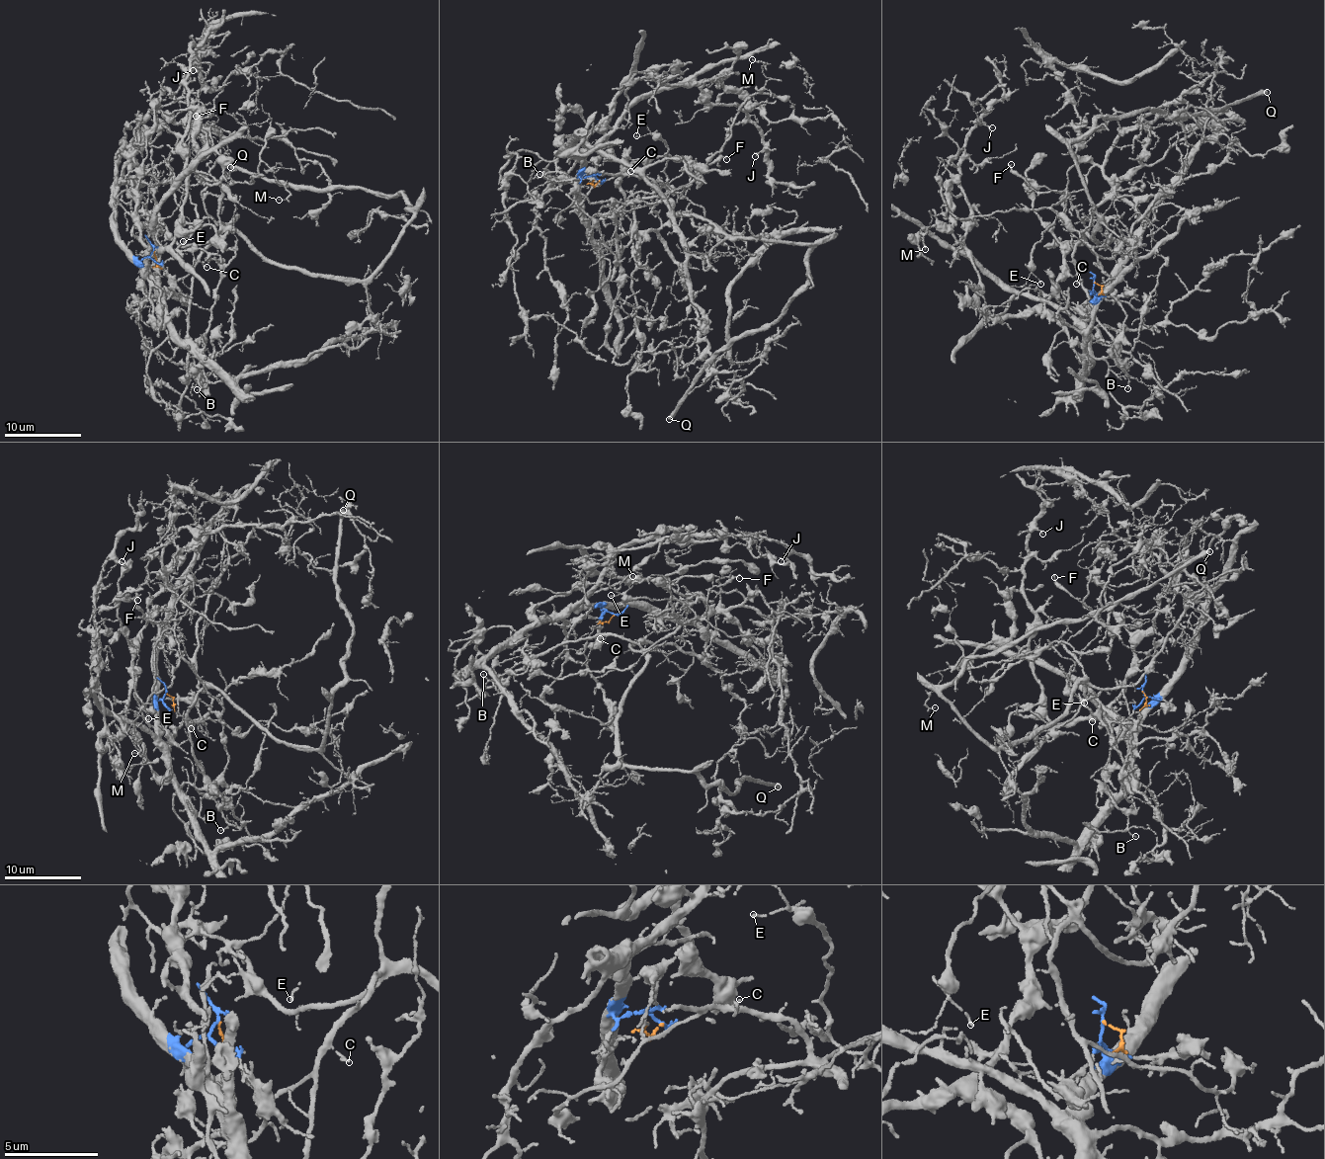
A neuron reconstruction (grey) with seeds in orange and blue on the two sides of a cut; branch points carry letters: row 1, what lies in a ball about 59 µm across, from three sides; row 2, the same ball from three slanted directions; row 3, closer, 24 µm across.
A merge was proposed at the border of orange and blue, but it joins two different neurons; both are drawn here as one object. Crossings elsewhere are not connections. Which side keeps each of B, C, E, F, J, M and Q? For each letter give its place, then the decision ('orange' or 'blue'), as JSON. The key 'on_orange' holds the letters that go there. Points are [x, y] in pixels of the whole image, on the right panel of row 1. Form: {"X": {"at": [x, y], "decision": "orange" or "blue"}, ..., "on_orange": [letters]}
{"B": {"at": [1127, 388], "decision": "blue"}, "C": {"at": [1076, 284], "decision": "orange"}, "E": {"at": [1040, 284], "decision": "orange"}, "F": {"at": [1011, 164], "decision": "orange"}, "J": {"at": [992, 127], "decision": "blue"}, "M": {"at": [925, 249], "decision": "orange"}, "Q": {"at": [1267, 92], "decision": "orange"}, "on_orange": ["C", "E", "F", "M", "Q"]}

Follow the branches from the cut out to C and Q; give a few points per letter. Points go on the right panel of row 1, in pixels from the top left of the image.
C: (1094, 283), (1102, 287), (1099, 294), (1106, 299), (1080, 281), (1075, 284)
Q: (1094, 283), (1106, 299), (1074, 263), (1098, 219), (1071, 141), (1104, 117), (1195, 118), (1268, 92)

